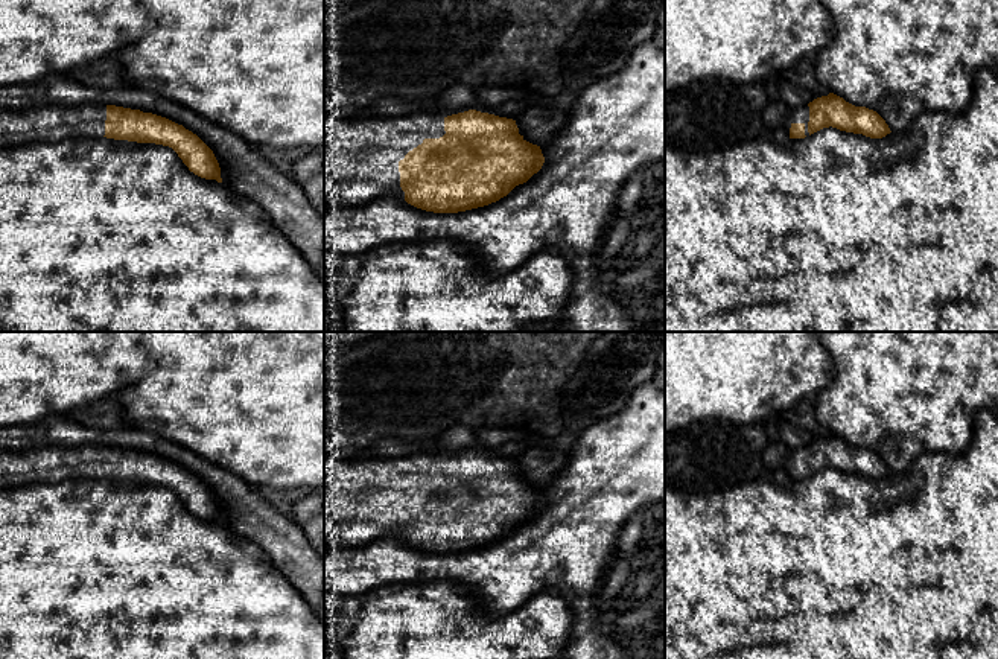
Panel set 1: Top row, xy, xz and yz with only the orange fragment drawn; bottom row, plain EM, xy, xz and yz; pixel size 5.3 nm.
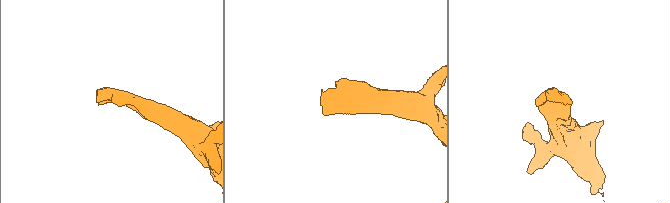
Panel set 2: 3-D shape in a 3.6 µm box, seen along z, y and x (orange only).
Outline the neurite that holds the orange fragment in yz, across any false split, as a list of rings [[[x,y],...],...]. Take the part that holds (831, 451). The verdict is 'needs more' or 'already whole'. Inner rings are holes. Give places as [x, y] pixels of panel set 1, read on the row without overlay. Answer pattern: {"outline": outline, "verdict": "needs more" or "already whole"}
{"outline": [[[829,434],[793,454],[790,479],[805,479],[829,467],[870,479],[882,479],[892,473],[876,452],[866,447],[855,447],[843,438]]], "verdict": "needs more"}

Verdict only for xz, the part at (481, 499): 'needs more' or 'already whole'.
needs more

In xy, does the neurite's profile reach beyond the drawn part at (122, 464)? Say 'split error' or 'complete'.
split error

